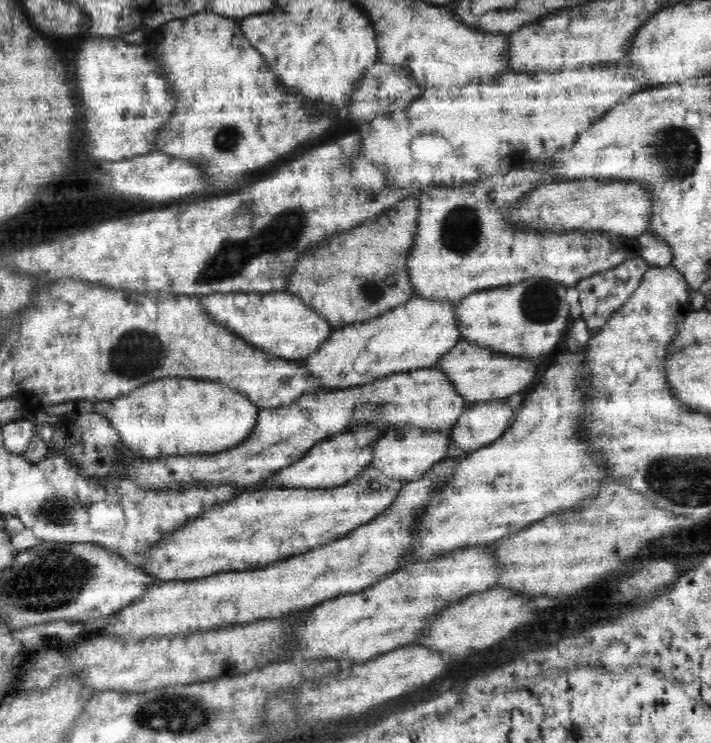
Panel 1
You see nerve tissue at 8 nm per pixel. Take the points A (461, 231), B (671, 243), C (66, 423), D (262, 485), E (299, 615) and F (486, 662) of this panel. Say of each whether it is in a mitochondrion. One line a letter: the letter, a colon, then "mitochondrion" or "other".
A: mitochondrion
B: other
C: other
D: other
E: other
F: other

